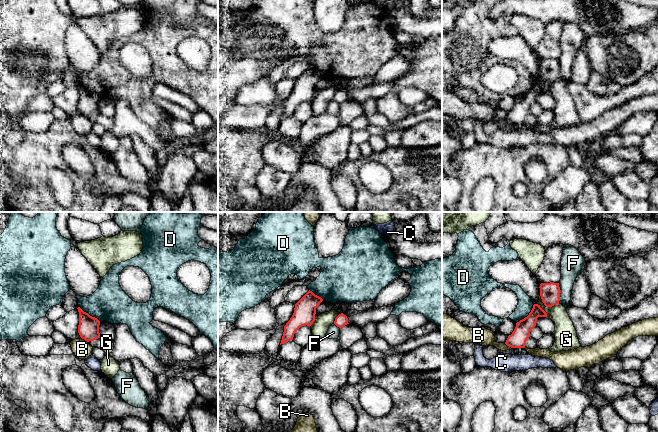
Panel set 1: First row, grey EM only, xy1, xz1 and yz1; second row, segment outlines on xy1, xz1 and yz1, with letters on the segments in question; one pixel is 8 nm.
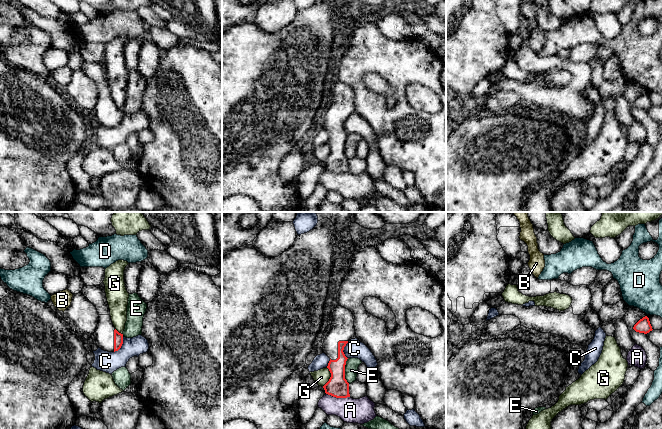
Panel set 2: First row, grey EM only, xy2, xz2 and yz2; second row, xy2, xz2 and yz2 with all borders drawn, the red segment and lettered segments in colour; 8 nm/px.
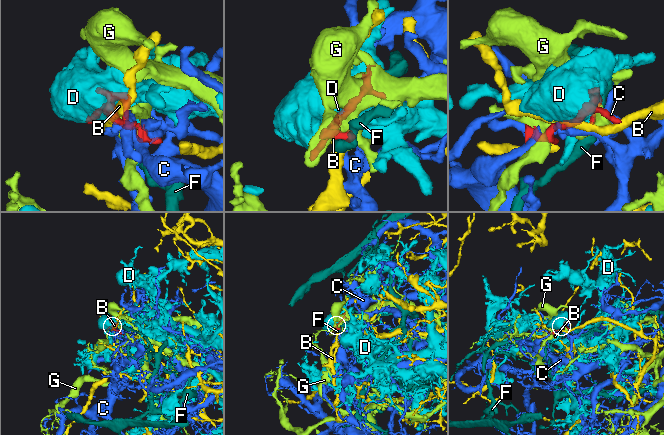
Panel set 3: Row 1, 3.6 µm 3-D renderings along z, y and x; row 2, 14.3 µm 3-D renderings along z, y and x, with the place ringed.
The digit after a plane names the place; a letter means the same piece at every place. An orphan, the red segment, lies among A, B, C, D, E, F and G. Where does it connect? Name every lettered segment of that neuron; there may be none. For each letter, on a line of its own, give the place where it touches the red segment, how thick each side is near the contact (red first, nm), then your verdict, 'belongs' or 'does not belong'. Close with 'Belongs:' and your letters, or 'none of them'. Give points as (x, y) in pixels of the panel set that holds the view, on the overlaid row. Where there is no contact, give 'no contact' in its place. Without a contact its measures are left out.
A: xz2 (338, 397) | 170/200 nm | does not belong
B: yz1 (509, 346) | 140/140 nm | does not belong
C: xy2 (121, 345) | 80/170 nm | does not belong
D: yz1 (528, 315) | 140/120 nm | does not belong
E: xz2 (344, 371) | 170/110 nm | does not belong
F: yz1 (560, 292) | 160/190 nm | does not belong
G: yz1 (547, 306) | 160/160 nm | does not belong
Belongs: none of them

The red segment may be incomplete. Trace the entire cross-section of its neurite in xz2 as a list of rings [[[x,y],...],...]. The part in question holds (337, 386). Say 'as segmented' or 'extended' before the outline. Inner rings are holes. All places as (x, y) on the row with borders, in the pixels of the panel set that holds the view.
extended; [[[338,305],[333,312],[331,329],[323,343],[323,353],[330,358],[327,368],[331,377],[323,386],[328,395],[336,398],[350,397],[349,383],[345,379],[345,365],[348,358],[343,350],[346,344],[355,338],[357,337],[352,312]]]

